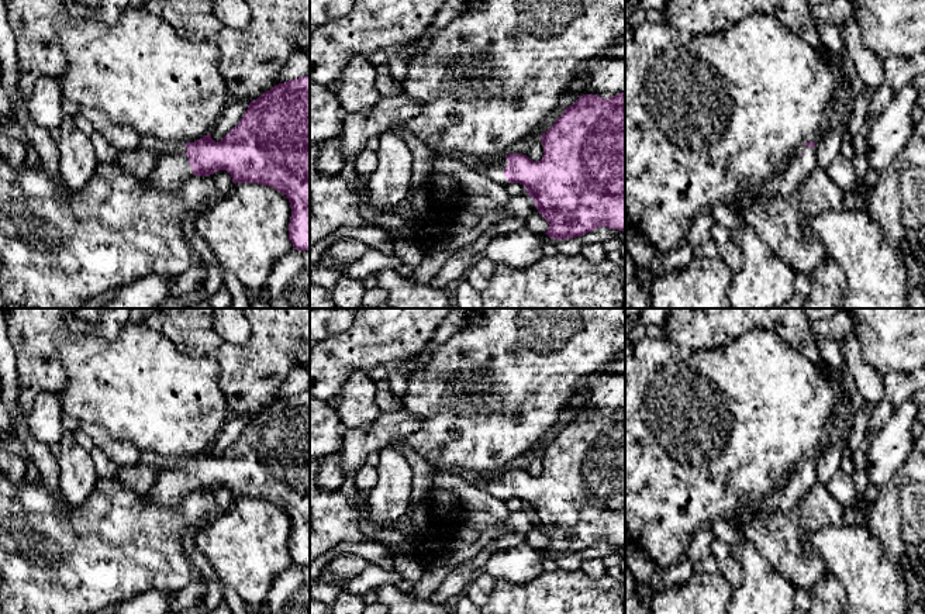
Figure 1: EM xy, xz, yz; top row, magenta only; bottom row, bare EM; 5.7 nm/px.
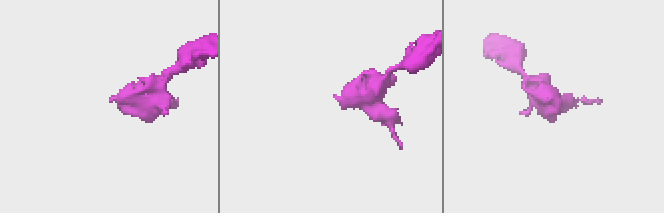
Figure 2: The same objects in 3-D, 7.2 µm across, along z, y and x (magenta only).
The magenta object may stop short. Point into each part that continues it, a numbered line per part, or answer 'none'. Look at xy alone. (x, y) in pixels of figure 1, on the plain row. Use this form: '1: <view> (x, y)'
1: xy (172, 485)

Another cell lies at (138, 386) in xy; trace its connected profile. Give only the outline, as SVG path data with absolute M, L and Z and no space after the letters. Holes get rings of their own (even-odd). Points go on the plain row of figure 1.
M73 308L58 331L58 355L66 370L66 380L58 391L63 414L104 427L115 439L132 442L141 453L152 451L158 463L163 466L172 466L210 449L231 418L220 389L218 362L211 356L180 352L163 334L142 322L128 321L115 338L107 339Z

